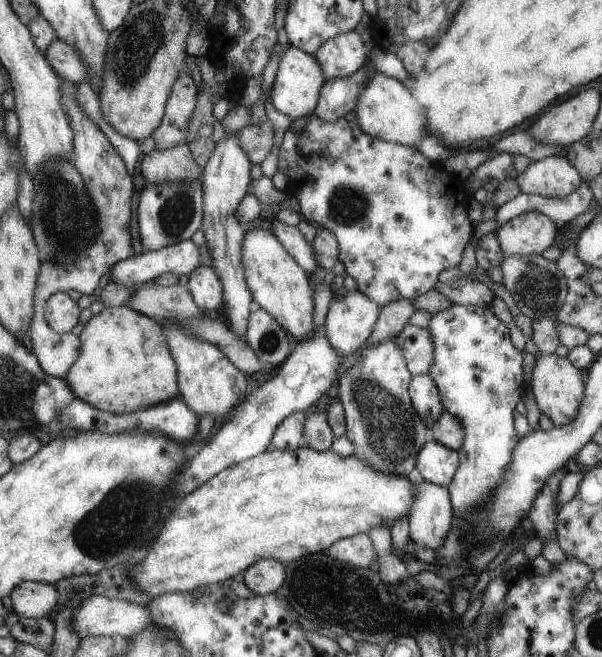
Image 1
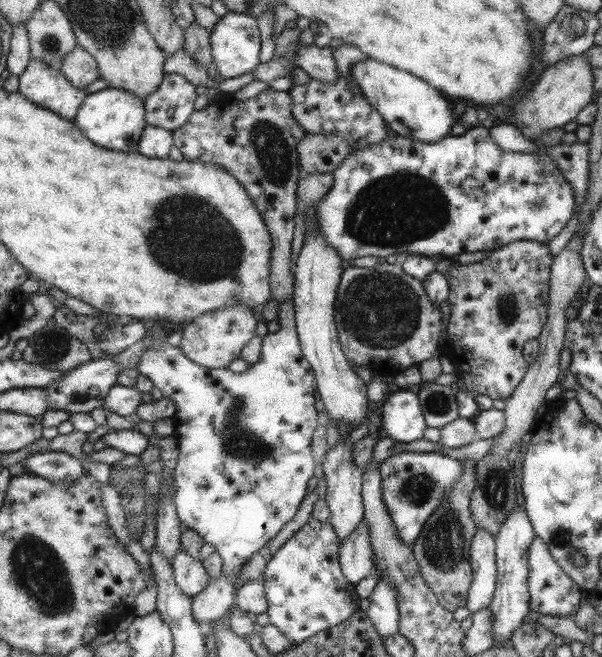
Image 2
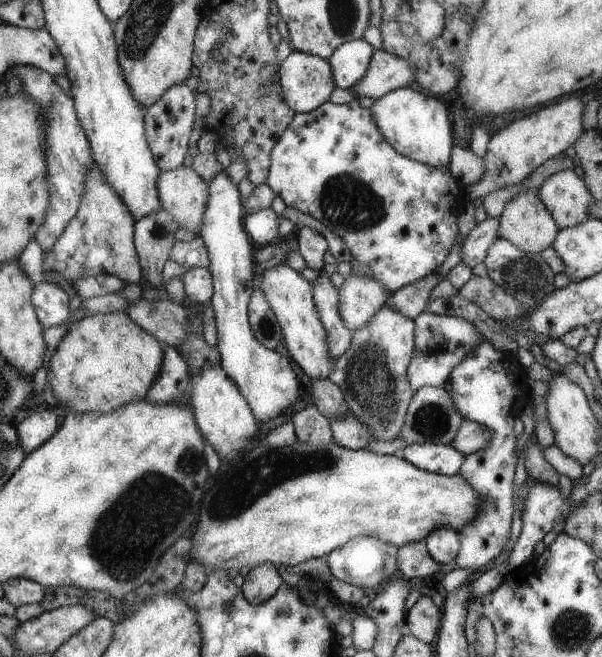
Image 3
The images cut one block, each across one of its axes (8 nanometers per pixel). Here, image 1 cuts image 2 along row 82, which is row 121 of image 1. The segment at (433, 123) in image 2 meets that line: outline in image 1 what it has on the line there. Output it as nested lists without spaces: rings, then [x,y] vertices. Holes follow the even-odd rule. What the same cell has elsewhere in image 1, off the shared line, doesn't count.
[[[372,71],[364,89],[358,96],[353,112],[356,115],[355,122],[362,127],[364,132],[383,141],[415,148],[413,145],[421,137],[427,135],[426,115],[414,95],[400,82],[379,71]]]

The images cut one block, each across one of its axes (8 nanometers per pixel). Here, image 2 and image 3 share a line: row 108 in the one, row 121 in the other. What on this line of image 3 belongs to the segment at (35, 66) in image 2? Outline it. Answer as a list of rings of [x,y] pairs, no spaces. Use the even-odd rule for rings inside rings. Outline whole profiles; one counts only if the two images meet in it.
[[[29,65],[15,66],[9,75],[12,74],[15,74],[21,80],[22,90],[29,93],[34,101],[42,106],[40,114],[43,113],[46,118],[44,143],[46,144],[48,158],[50,208],[46,221],[36,234],[36,239],[47,254],[54,248],[54,244],[59,240],[63,229],[69,224],[81,204],[84,183],[87,182],[87,173],[94,168],[94,159],[92,159],[93,155],[90,153],[90,143],[87,142],[87,137],[75,114],[74,101],[63,94],[59,86],[55,84],[55,76]]]

